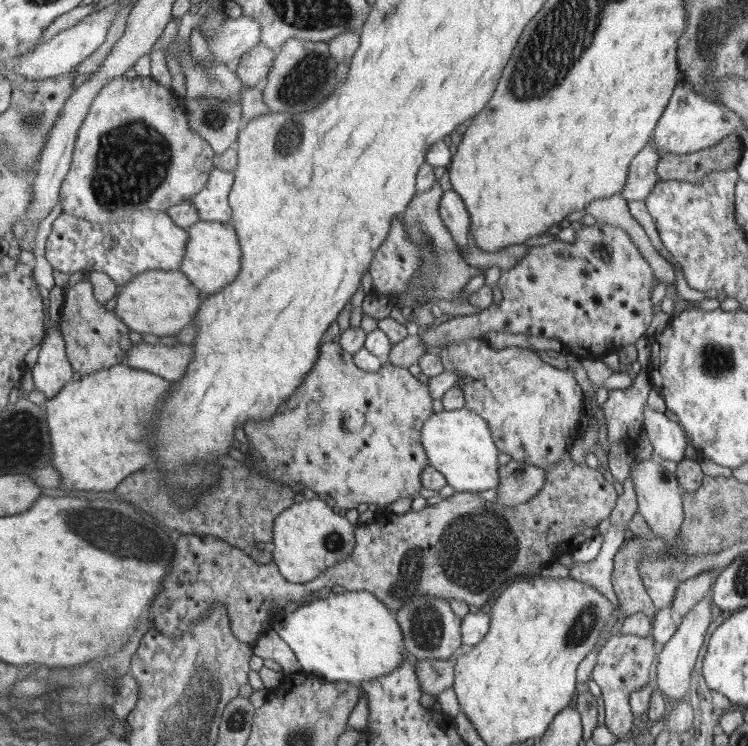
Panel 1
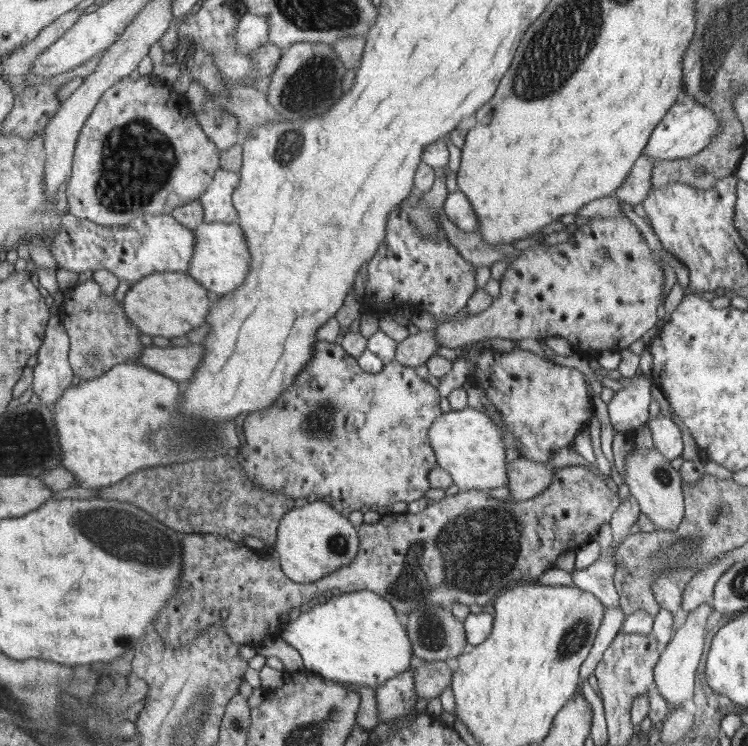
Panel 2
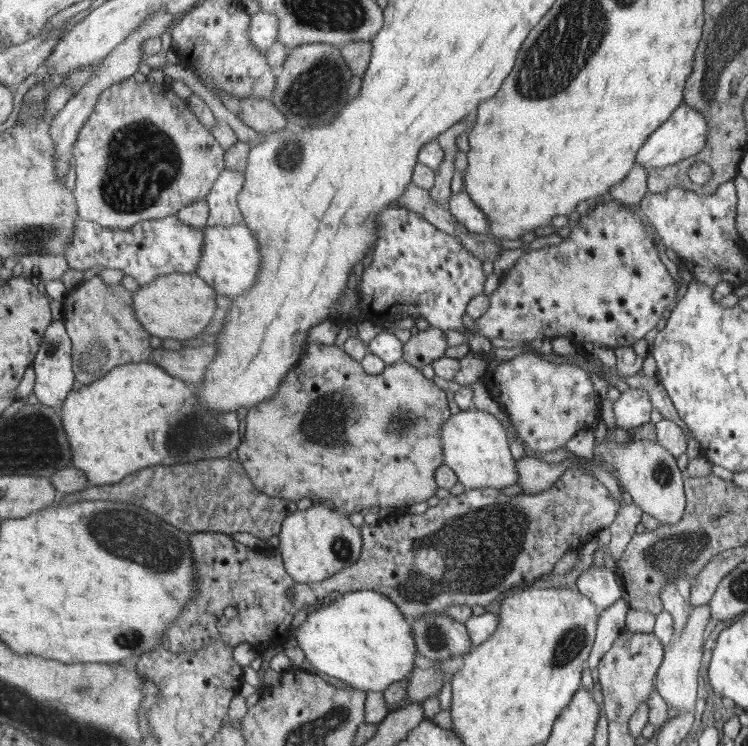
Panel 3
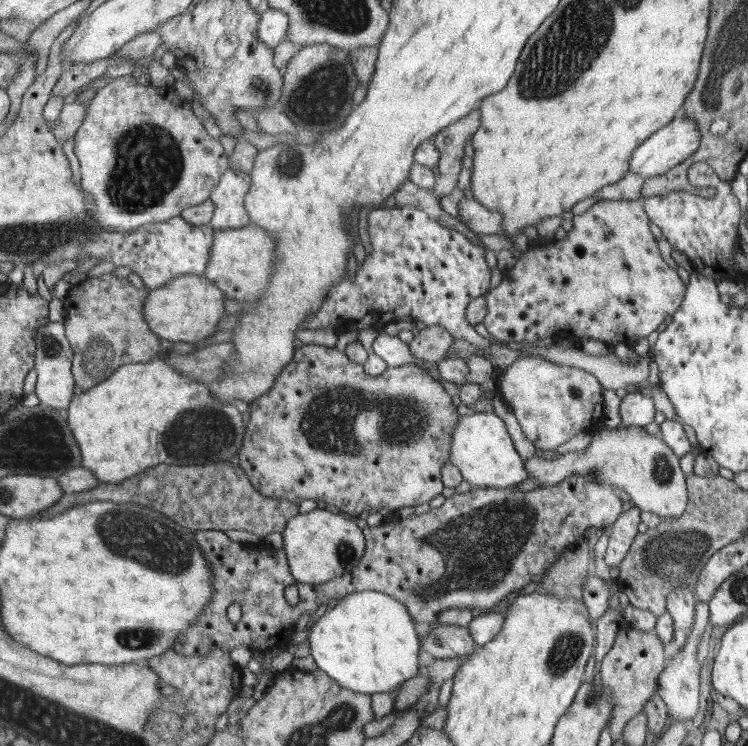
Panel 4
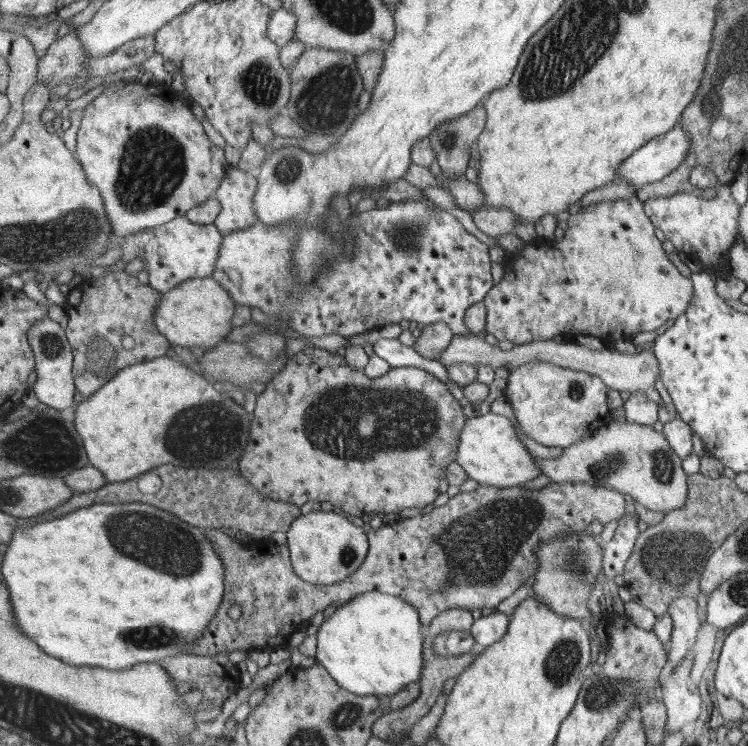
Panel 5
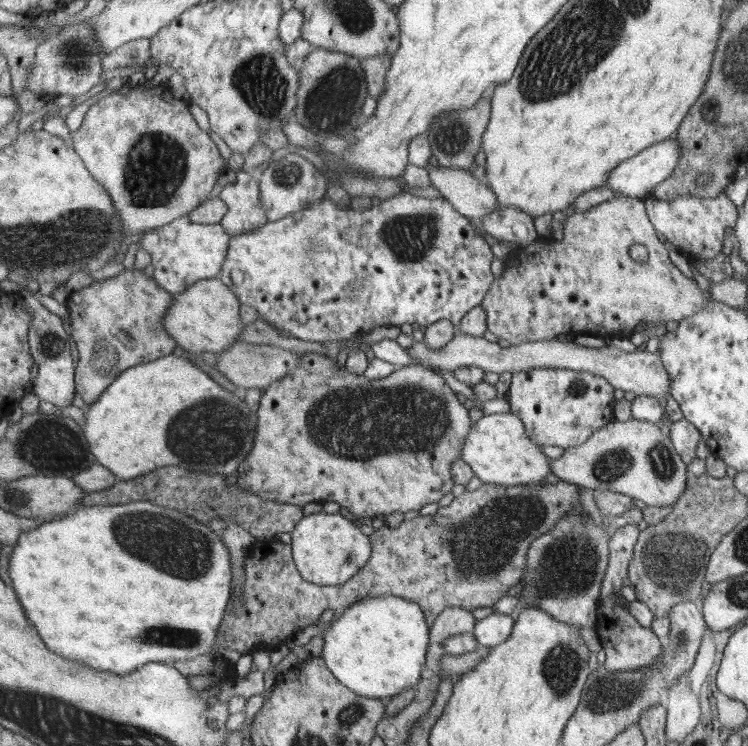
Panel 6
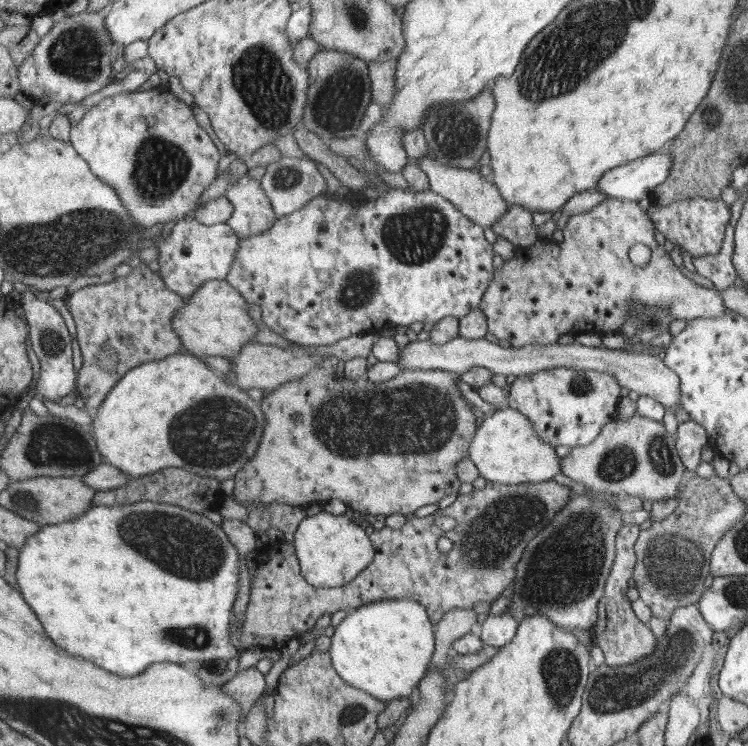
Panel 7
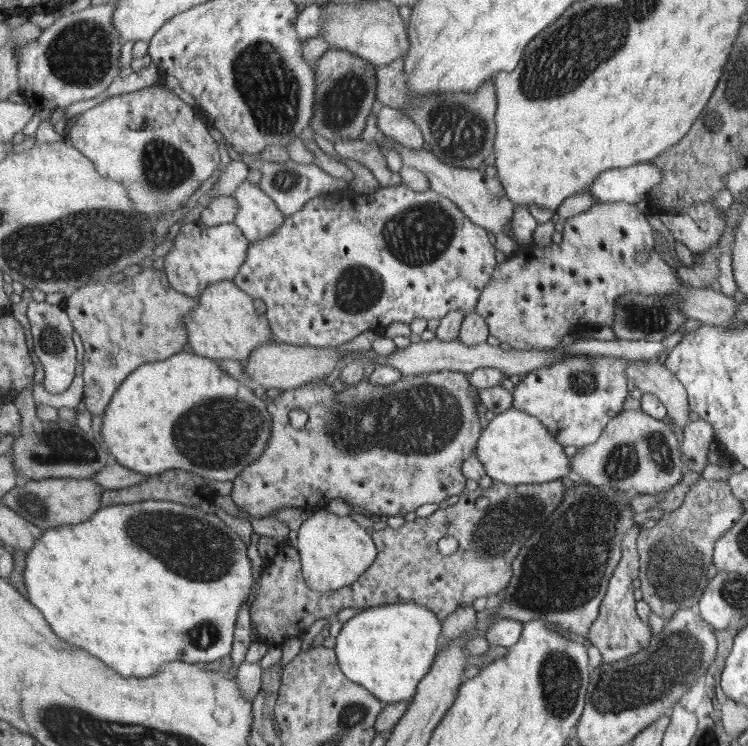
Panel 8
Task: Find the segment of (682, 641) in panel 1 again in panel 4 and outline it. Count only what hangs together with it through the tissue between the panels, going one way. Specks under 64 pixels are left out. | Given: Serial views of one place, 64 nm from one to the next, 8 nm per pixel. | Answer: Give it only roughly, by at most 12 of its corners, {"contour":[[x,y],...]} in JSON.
{"contour":[[706,602],[695,626],[660,673],[658,694],[670,721],[698,712],[698,644],[710,624]]}

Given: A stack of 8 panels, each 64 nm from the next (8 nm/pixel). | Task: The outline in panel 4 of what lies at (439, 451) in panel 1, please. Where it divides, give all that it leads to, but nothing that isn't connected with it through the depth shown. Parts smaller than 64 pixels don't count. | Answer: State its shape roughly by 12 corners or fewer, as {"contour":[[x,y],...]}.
{"contour":[[494,412],[460,415],[449,462],[473,488],[531,474]]}

